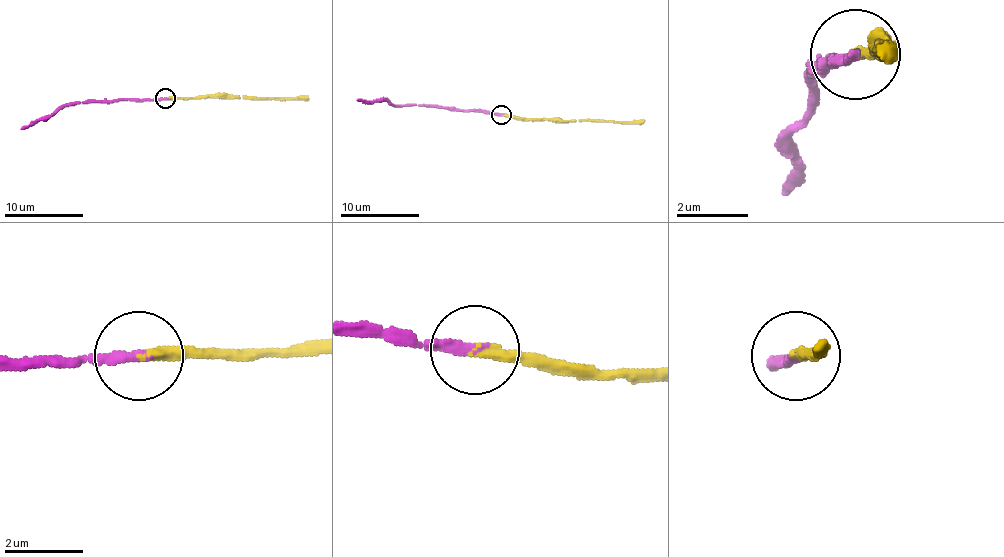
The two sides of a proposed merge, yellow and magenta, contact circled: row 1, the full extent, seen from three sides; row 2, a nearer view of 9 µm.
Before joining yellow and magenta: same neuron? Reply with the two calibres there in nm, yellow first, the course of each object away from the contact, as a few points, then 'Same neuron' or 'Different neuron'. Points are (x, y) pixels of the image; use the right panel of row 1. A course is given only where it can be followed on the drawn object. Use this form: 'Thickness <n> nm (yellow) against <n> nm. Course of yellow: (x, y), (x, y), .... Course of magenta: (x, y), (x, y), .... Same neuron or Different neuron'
Thickness 280 nm (yellow) against 280 nm. Course of yellow: (857, 57), (884, 48), (884, 57). Course of magenta: (857, 57), (812, 75), (794, 138), (785, 192). Same neuron

